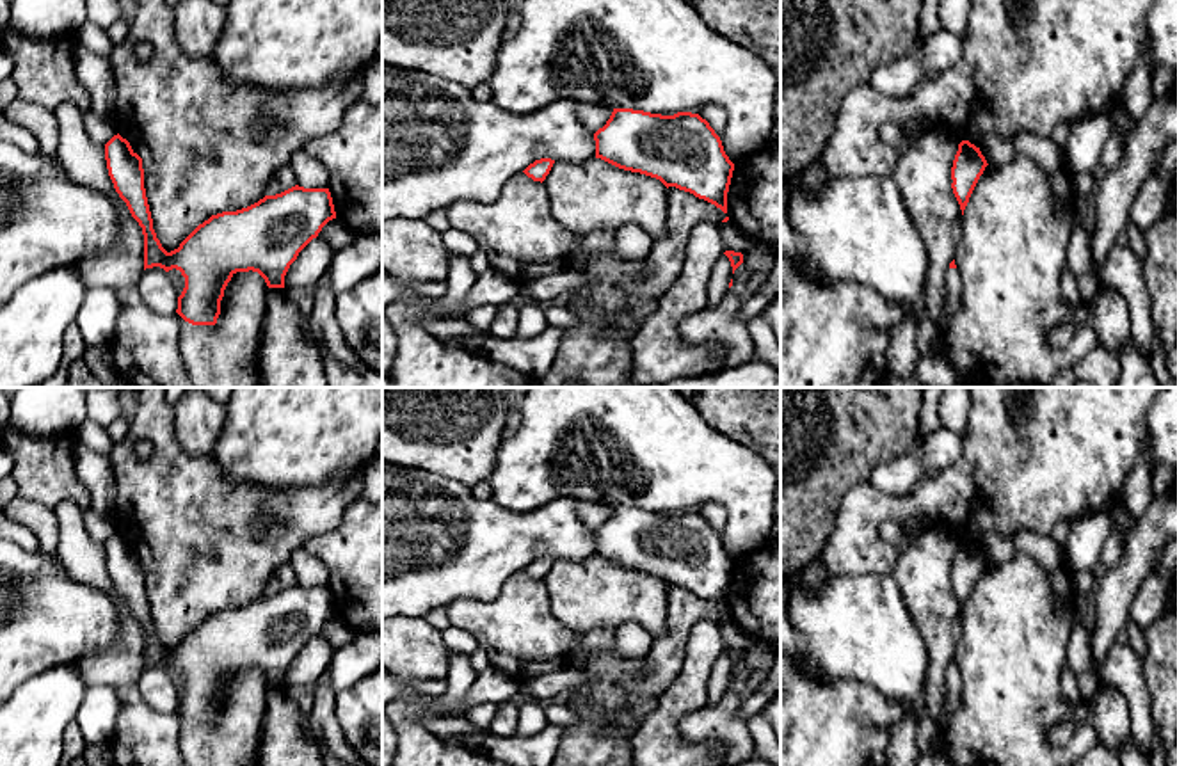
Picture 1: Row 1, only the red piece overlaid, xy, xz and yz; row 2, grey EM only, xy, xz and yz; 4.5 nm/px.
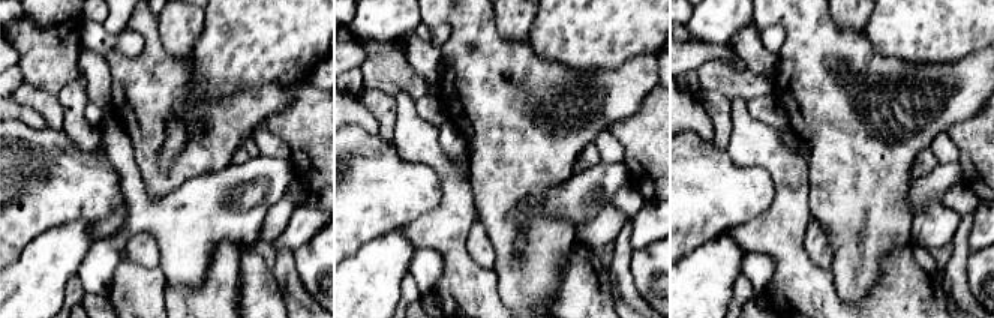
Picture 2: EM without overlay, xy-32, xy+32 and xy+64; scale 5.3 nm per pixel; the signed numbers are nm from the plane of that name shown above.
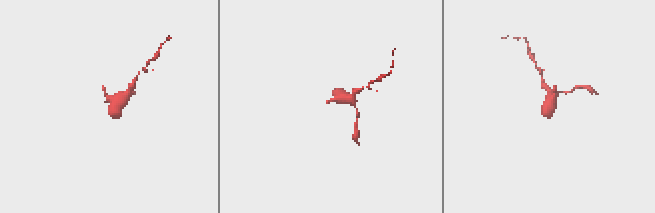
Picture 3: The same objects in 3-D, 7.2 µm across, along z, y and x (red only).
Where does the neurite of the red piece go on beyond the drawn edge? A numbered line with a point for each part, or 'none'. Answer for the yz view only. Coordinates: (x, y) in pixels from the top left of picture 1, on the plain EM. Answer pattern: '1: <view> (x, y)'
1: yz (952, 674)

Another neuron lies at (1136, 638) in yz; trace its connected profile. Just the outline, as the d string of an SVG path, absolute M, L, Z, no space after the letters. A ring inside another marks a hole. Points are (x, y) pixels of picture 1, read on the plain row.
M1131 618L1125 622L1124 629L1129 634L1129 643L1133 645L1133 649L1138 652L1140 658L1143 658L1147 652L1143 629L1140 629Z

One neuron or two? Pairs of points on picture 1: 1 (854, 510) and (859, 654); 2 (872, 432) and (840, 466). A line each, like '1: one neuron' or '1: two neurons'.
1: two neurons
2: one neuron

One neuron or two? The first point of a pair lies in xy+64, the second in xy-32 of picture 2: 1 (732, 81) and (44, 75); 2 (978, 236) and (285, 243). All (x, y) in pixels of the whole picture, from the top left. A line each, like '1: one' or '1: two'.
1: one
2: one

